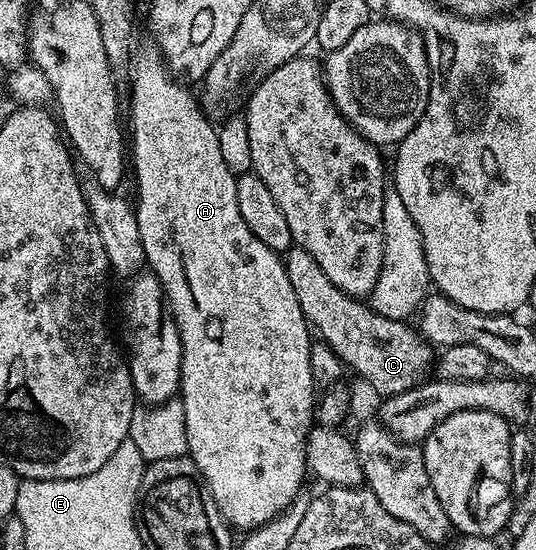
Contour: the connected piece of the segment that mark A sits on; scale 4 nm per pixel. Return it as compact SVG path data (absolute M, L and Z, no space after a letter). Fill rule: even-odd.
M139 45L133 51L128 71L130 82L130 122L128 118L128 142L132 147L132 178L138 185L138 202L133 203L134 215L140 228L140 240L144 244L144 256L149 273L160 280L162 290L166 294L166 304L180 336L182 359L180 360L180 401L184 408L184 424L186 425L186 448L188 456L196 464L202 474L216 508L222 513L227 526L235 531L249 532L258 526L268 524L282 511L303 489L302 477L307 477L306 438L316 422L316 385L313 382L312 369L309 364L309 350L312 343L312 330L308 325L304 312L300 312L300 304L296 300L296 292L292 292L292 284L288 281L285 261L268 244L256 240L244 224L244 216L240 216L240 207L236 205L237 177L224 164L224 156L220 152L222 139L219 138L215 123L206 119L207 111L200 105L199 99L189 94L187 87L171 74L157 46Z

